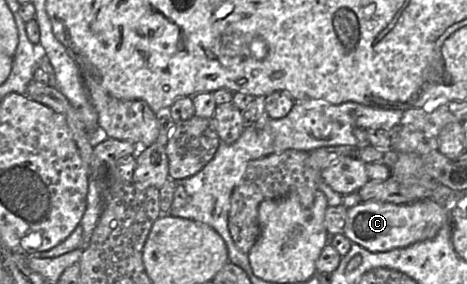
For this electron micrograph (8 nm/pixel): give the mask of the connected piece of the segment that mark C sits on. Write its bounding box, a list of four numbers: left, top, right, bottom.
[343,198,449,252]

